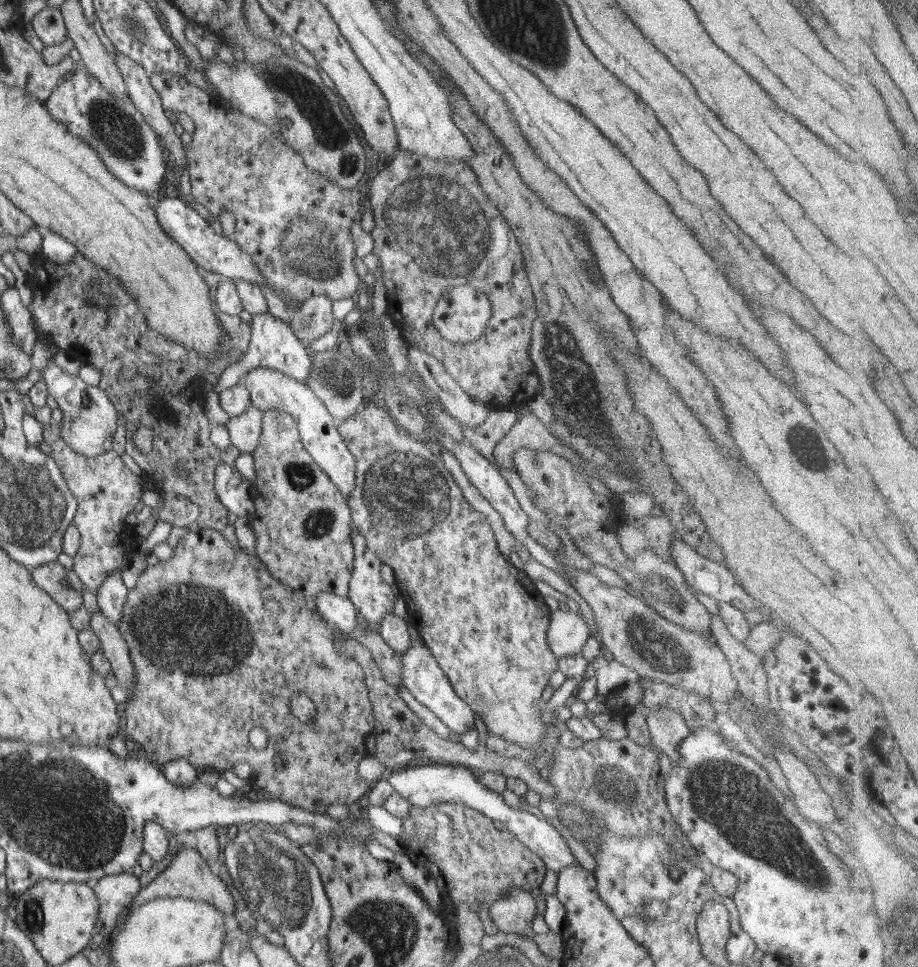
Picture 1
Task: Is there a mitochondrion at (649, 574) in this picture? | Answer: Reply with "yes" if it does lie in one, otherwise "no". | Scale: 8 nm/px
yes

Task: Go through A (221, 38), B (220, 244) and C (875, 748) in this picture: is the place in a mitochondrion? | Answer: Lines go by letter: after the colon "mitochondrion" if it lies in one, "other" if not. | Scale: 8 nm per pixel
A: other
B: other
C: other

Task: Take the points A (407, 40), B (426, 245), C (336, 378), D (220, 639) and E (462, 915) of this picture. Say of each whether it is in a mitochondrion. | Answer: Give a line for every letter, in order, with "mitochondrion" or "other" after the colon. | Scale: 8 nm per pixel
A: other
B: mitochondrion
C: mitochondrion
D: mitochondrion
E: other

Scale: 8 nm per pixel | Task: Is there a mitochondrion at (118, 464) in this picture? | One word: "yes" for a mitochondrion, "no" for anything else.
no

